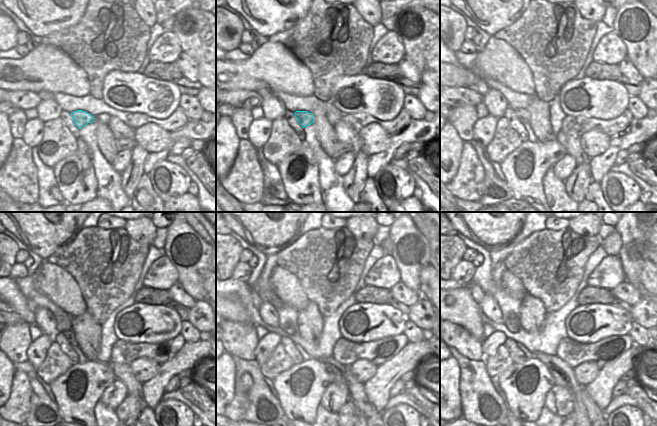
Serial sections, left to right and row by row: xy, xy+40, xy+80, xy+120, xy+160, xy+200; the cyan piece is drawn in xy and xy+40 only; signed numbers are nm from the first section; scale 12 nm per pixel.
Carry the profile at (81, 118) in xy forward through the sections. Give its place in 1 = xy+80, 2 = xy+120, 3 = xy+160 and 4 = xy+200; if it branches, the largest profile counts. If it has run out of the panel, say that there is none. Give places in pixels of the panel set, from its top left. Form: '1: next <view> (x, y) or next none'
1: next xy+80 (523, 115)
2: next xy+120 (69, 334)
3: next xy+160 (290, 330)
4: next xy+200 (512, 322)

